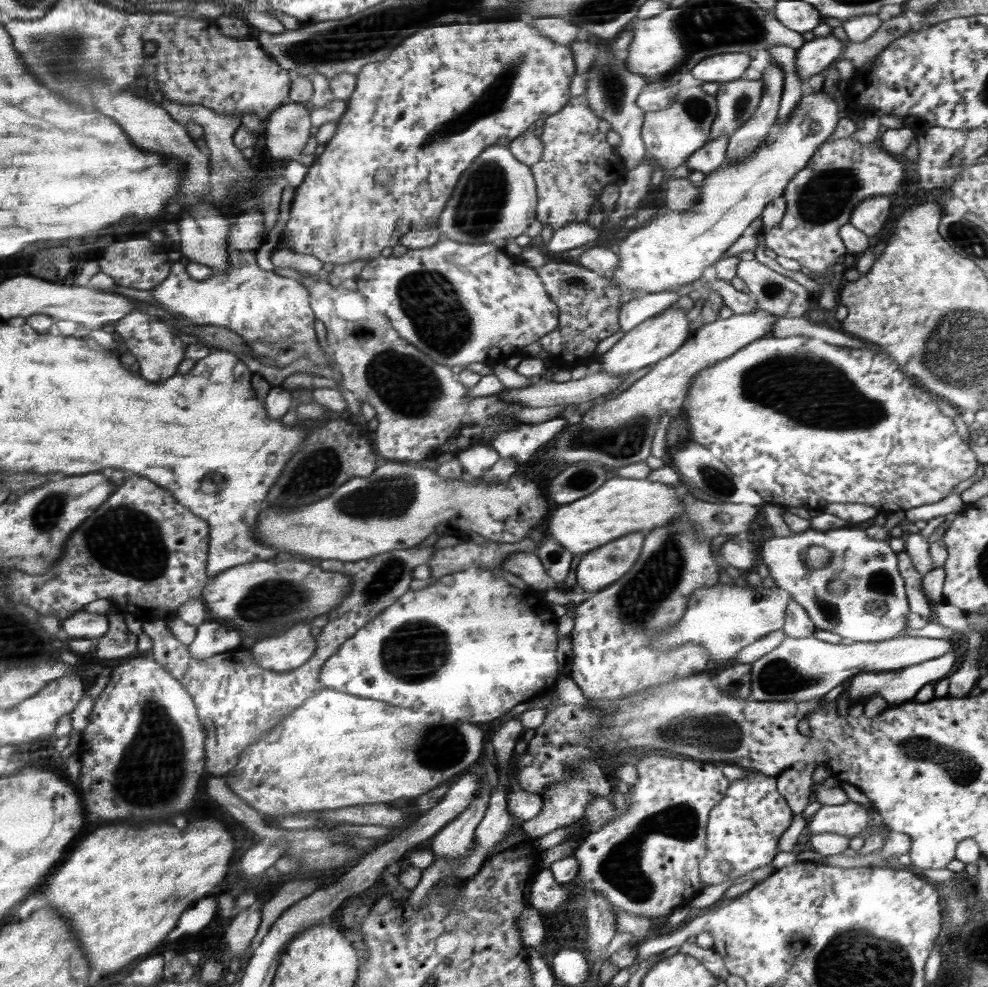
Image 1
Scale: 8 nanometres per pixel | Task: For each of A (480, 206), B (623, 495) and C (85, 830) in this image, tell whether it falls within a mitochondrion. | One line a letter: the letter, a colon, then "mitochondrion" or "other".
A: mitochondrion
B: other
C: other

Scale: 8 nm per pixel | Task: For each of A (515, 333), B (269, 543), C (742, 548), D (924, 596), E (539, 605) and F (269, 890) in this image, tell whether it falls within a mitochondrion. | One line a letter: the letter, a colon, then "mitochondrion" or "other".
A: other
B: other
C: other
D: other
E: other
F: other

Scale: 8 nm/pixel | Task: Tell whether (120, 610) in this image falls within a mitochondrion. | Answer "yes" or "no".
no

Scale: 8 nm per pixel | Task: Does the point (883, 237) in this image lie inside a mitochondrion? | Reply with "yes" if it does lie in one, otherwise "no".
no

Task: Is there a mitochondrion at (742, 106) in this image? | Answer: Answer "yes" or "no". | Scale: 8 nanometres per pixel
yes

